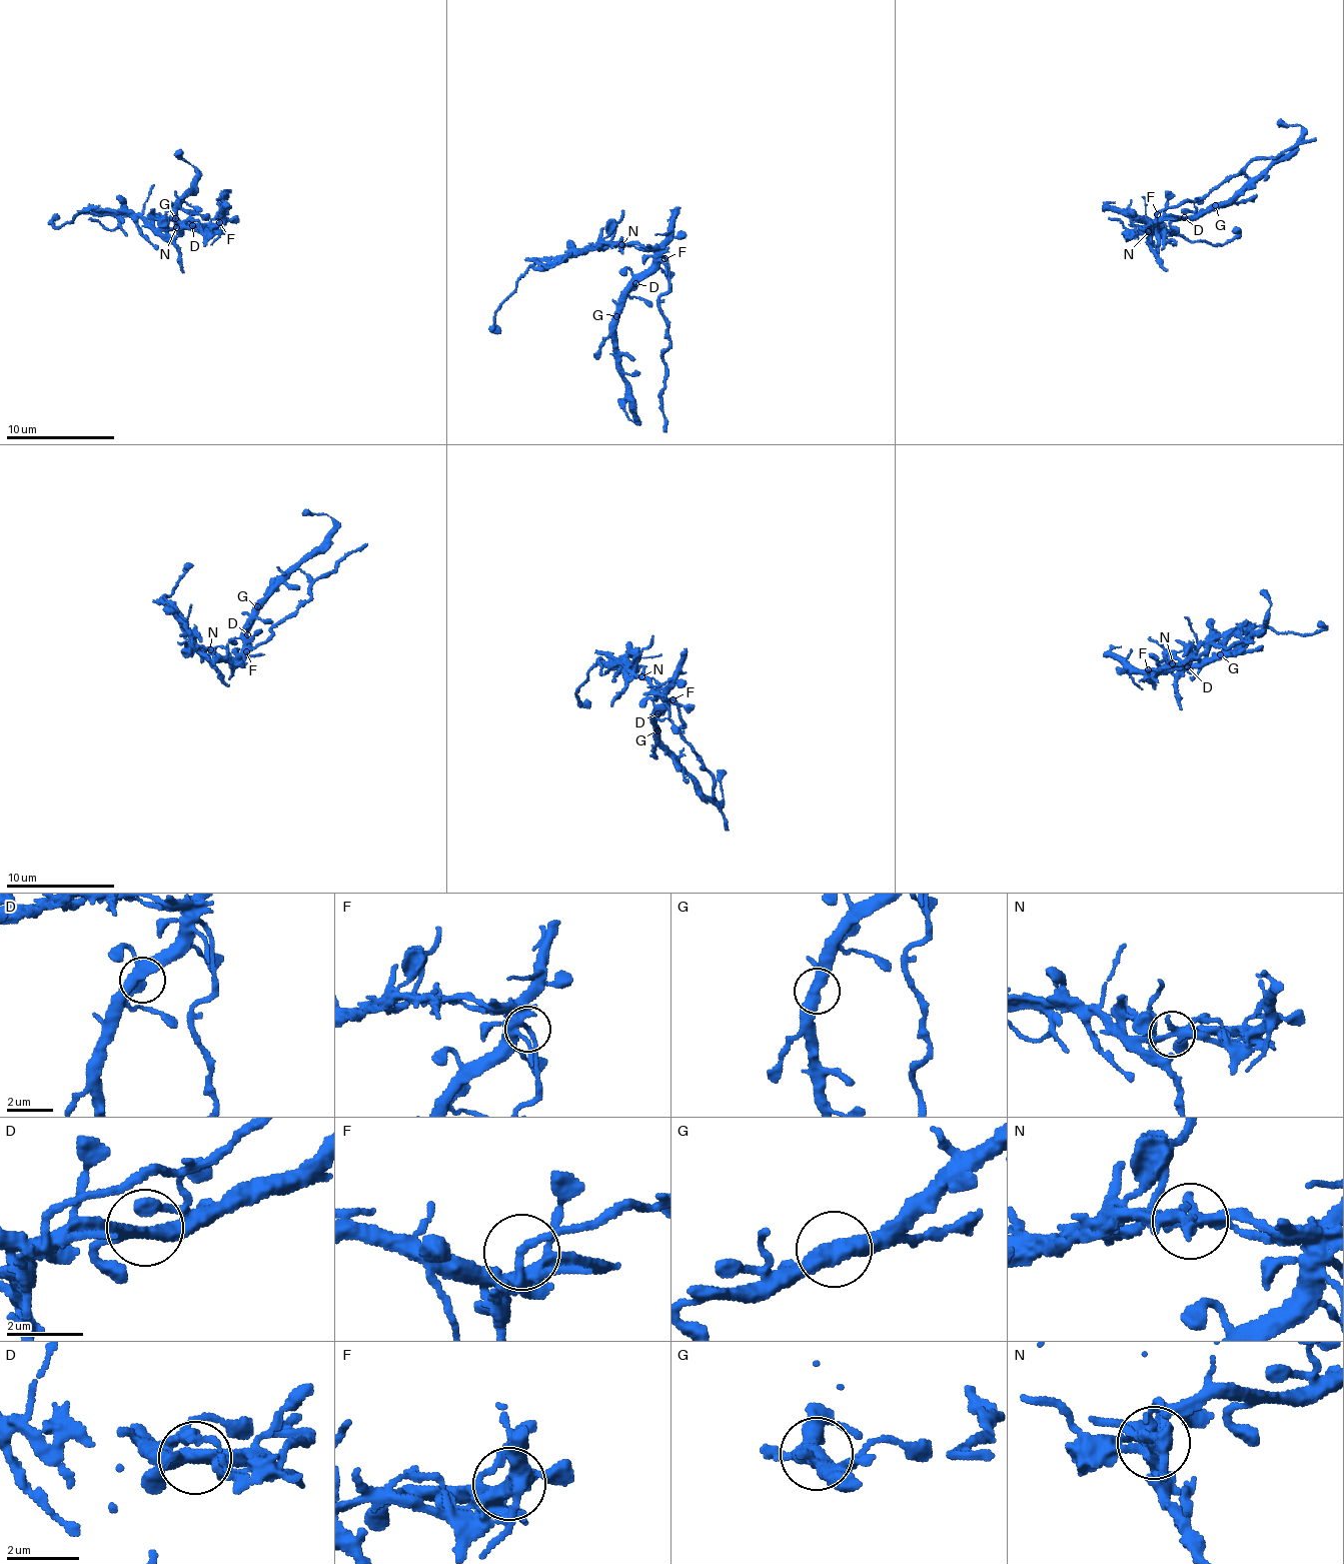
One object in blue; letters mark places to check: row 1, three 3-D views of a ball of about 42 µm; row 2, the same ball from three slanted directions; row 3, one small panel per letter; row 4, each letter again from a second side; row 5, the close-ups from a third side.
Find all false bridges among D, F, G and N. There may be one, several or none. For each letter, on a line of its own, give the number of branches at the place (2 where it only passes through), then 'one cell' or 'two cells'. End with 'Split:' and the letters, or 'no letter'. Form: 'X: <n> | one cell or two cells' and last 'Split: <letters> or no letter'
D: 3 | one cell
F: 3 | two cells
G: 3 | one cell
N: 3 | two cells
Split: F, N

